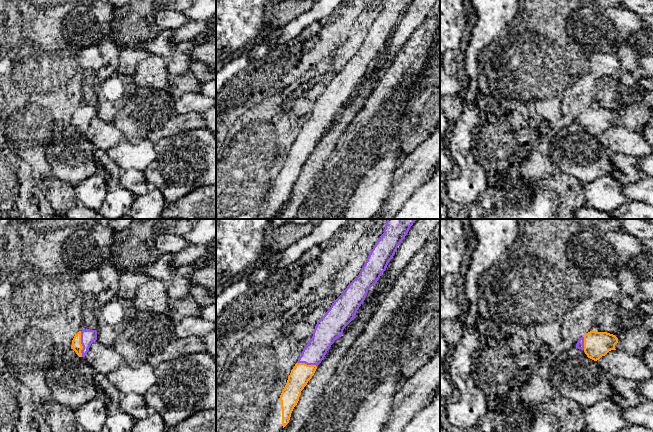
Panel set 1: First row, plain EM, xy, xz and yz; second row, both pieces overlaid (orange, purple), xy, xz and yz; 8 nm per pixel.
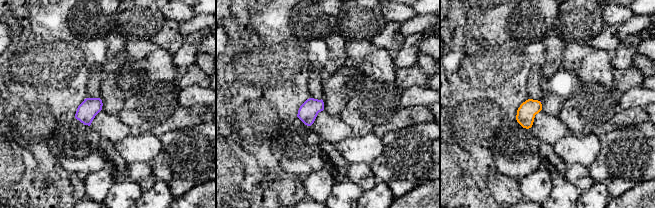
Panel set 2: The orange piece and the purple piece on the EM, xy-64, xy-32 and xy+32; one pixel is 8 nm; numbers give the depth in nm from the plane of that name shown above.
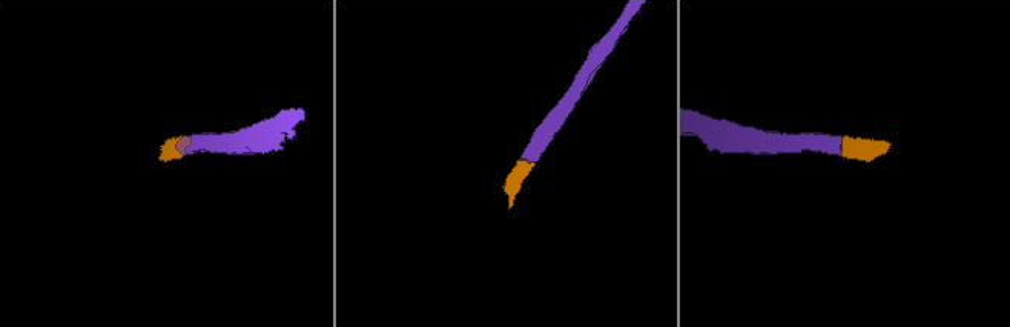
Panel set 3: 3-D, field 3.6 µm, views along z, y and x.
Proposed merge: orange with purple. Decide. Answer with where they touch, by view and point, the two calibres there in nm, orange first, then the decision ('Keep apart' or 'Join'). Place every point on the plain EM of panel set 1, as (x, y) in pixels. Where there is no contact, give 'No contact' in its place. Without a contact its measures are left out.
Touches orange at xy (81, 120). Thickness 80 nm (orange) against 120 nm. Join

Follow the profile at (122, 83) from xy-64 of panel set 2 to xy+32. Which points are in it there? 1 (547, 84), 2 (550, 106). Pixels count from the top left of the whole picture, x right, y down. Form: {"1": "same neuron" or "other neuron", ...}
{"1": "same neuron", "2": "same neuron"}

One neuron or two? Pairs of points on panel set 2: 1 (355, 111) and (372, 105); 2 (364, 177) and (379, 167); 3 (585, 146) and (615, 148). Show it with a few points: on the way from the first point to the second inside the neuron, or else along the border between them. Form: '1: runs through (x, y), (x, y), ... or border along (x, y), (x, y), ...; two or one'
1: runs through (359, 111), (366, 111), (368, 109); one
2: border along (370, 166), (373, 174), (378, 179); two
3: border along (601, 144), (600, 151), (589, 166); two

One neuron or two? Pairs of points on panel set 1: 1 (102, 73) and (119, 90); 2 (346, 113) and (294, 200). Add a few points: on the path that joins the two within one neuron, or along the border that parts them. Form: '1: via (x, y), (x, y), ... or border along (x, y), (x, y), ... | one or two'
1: border along (110, 77), (102, 83) | two
2: via (333, 135), (322, 150), (307, 178) | one

